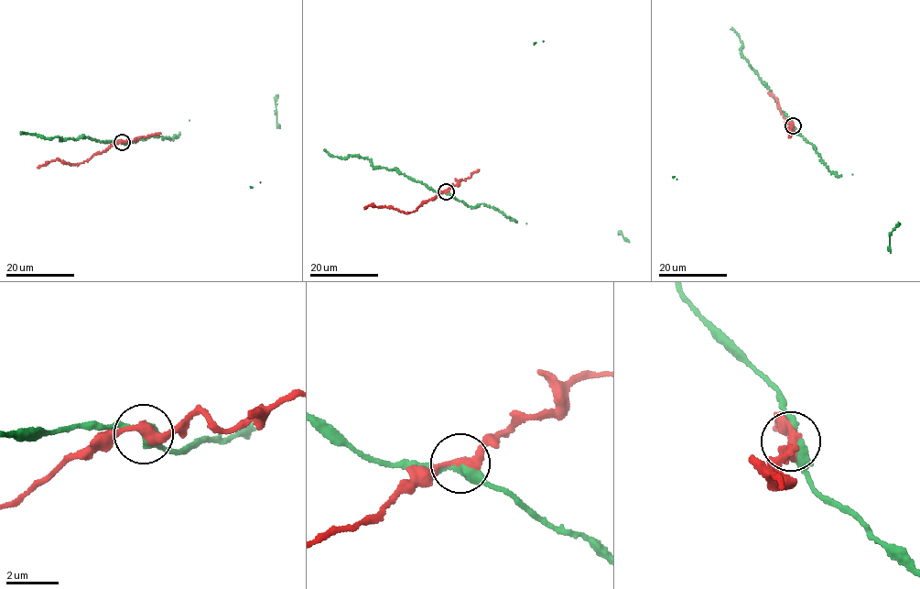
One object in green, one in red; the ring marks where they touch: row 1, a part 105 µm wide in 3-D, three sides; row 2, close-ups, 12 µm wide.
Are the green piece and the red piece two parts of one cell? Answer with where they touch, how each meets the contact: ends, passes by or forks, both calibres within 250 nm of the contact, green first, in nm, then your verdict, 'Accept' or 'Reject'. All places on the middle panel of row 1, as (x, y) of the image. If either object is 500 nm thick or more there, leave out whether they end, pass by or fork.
Place: (446, 191). At the ring green passes by. At the ring red passes by. Thickness 400 nm (green) against 320 nm. Reject

